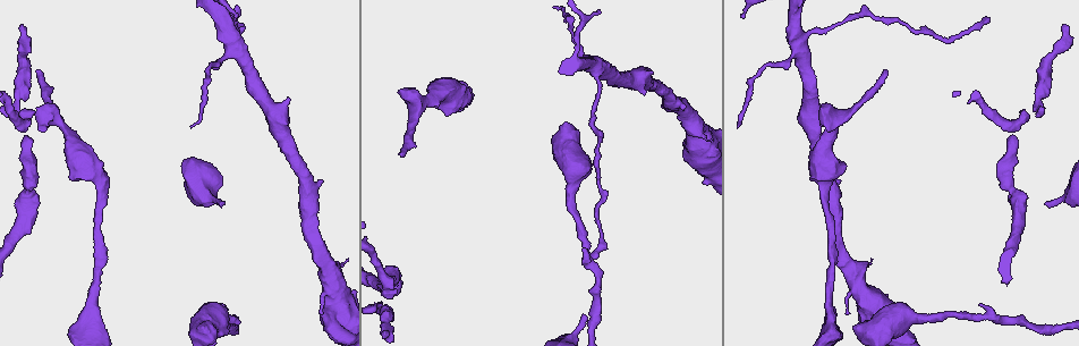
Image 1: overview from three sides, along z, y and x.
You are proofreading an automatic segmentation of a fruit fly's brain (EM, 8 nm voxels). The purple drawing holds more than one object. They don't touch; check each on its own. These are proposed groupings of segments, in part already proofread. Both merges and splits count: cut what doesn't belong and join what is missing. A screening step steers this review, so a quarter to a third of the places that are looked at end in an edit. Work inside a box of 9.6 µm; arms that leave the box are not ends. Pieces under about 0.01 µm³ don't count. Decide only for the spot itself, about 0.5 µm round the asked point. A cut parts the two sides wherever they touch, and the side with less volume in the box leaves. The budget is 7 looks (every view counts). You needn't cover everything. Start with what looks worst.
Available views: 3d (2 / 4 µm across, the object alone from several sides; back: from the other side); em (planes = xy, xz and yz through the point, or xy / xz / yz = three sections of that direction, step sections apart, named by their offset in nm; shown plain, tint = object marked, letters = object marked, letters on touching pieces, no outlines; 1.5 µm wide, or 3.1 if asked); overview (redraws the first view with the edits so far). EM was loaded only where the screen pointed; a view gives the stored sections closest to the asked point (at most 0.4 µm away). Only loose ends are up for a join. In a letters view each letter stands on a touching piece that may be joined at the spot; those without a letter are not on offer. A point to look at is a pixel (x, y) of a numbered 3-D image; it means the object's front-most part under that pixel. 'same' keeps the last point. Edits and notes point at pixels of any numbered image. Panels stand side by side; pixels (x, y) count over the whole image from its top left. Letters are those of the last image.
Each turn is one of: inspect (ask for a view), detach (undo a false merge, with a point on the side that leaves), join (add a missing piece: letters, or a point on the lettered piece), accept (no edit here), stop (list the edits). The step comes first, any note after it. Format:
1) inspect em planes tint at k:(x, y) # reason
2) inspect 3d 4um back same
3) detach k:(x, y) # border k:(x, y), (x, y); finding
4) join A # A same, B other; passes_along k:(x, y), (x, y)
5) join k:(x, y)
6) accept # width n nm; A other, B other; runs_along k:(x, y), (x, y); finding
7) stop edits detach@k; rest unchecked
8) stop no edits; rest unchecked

inspect 3d 2um at 1:(884, 71) # branch stops here

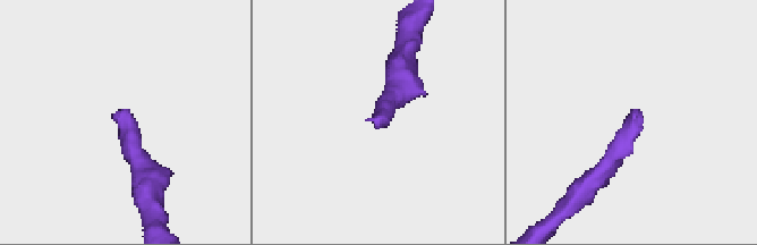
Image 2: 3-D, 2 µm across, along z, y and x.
inspect em planes letters at 2:(376, 118)

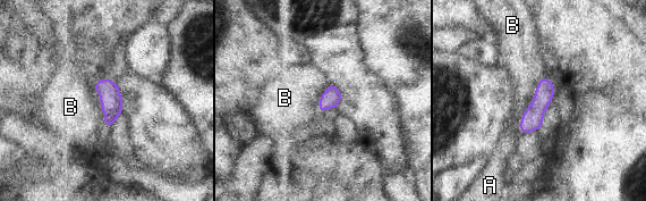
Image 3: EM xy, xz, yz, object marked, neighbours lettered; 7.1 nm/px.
accept # width 140 nm; A other, B other; no lettered piece goes on from it

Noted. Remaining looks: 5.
inspect em planes letters at 1:(220, 207)

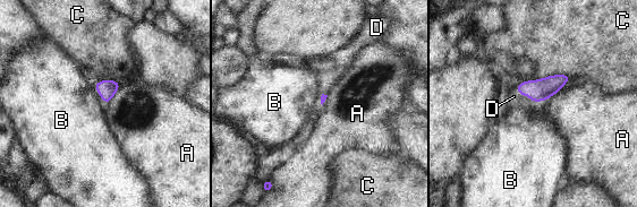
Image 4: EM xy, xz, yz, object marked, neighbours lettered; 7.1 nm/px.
join D # A other, B other, C other, D same; it goes on there

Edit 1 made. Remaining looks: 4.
inspect overview

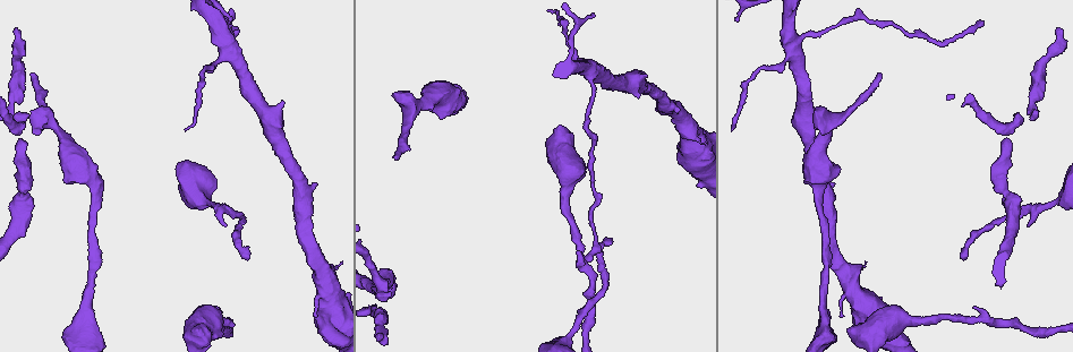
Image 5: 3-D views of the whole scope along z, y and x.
inspect 3d 4um at 5:(565, 36) # calibre changes

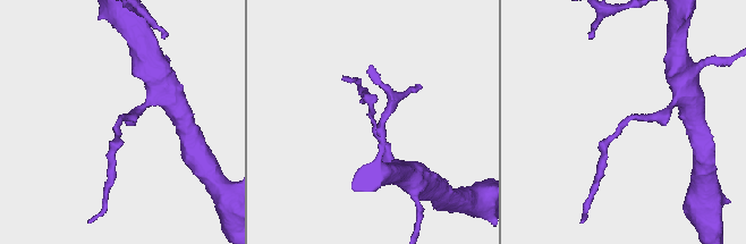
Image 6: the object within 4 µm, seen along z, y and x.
inspect em planes letters at 6:(376, 124)

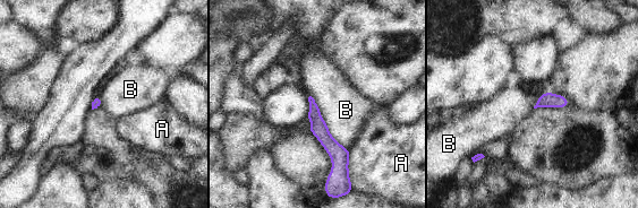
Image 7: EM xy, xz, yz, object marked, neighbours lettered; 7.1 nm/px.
accept # width 70 nm; A other, B other; border 7:(309, 95), (329, 132), (349, 152); continuous, no second neuron

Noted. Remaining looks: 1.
stop edits join@4; rest unchecked

